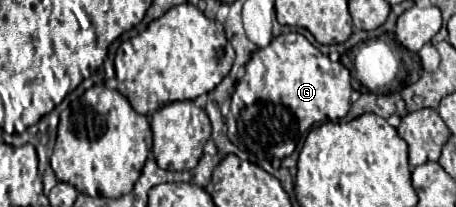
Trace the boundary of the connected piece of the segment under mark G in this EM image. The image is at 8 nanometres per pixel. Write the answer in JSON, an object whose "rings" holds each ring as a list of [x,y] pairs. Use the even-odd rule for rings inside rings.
{"rings":[[[281,34],[273,38],[267,48],[259,48],[253,58],[245,66],[243,78],[237,82],[235,92],[231,96],[231,110],[225,120],[229,140],[243,152],[253,154],[259,160],[273,160],[273,158],[287,158],[297,148],[299,140],[315,126],[331,120],[339,120],[347,116],[351,108],[351,74],[349,70],[339,64],[331,62],[319,48],[315,48],[305,36],[301,34]]]}

